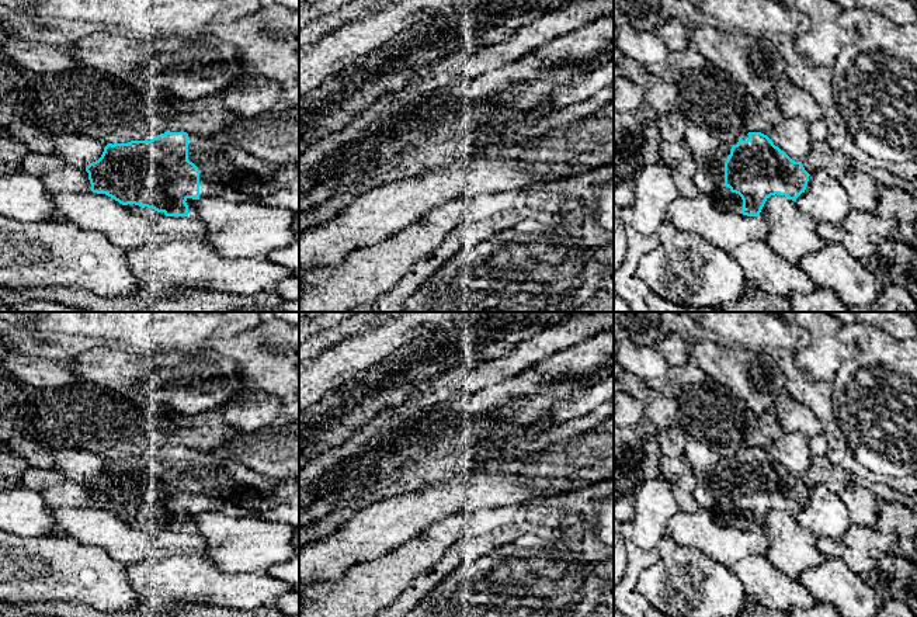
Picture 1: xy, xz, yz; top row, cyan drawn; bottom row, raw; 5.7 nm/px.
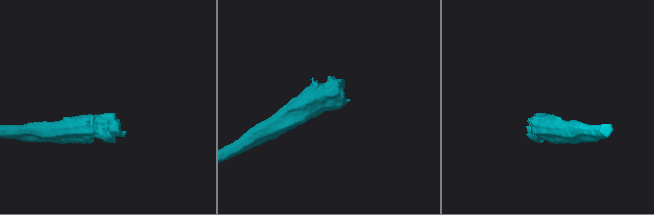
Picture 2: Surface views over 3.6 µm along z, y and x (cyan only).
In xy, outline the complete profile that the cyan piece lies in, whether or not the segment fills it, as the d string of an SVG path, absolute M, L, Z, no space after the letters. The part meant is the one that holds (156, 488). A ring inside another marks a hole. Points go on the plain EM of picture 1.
M164 447L150 455L108 458L101 472L86 482L91 506L105 509L122 520L147 521L166 531L194 531L197 517L206 512L219 512L230 517L257 517L271 503L274 483L236 460L187 447Z

